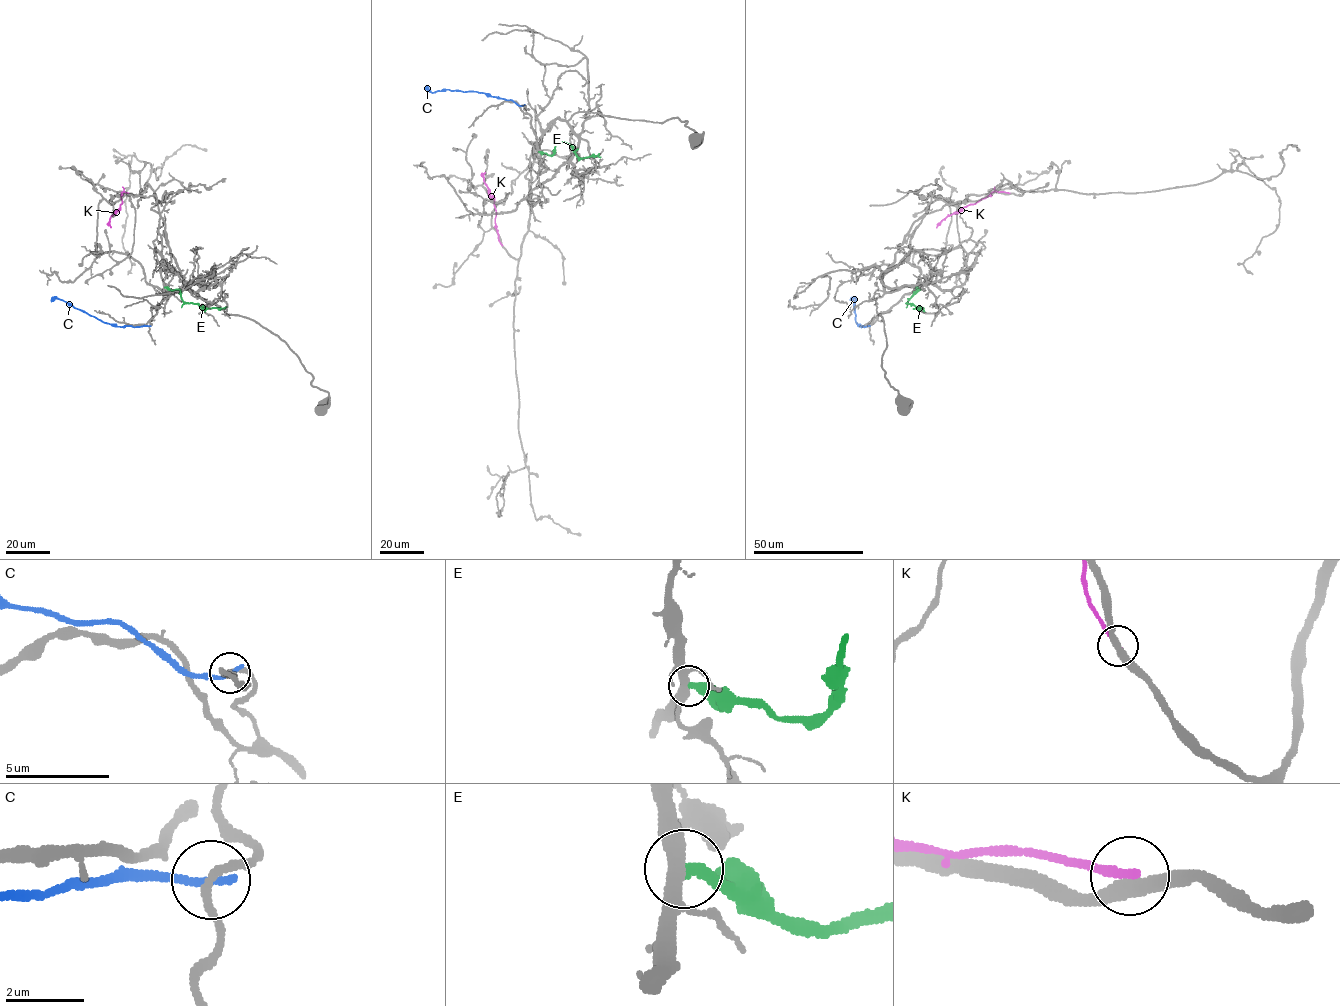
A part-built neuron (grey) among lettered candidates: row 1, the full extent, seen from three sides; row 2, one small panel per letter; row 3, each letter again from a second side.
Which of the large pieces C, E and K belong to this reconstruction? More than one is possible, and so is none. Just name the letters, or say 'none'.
none

